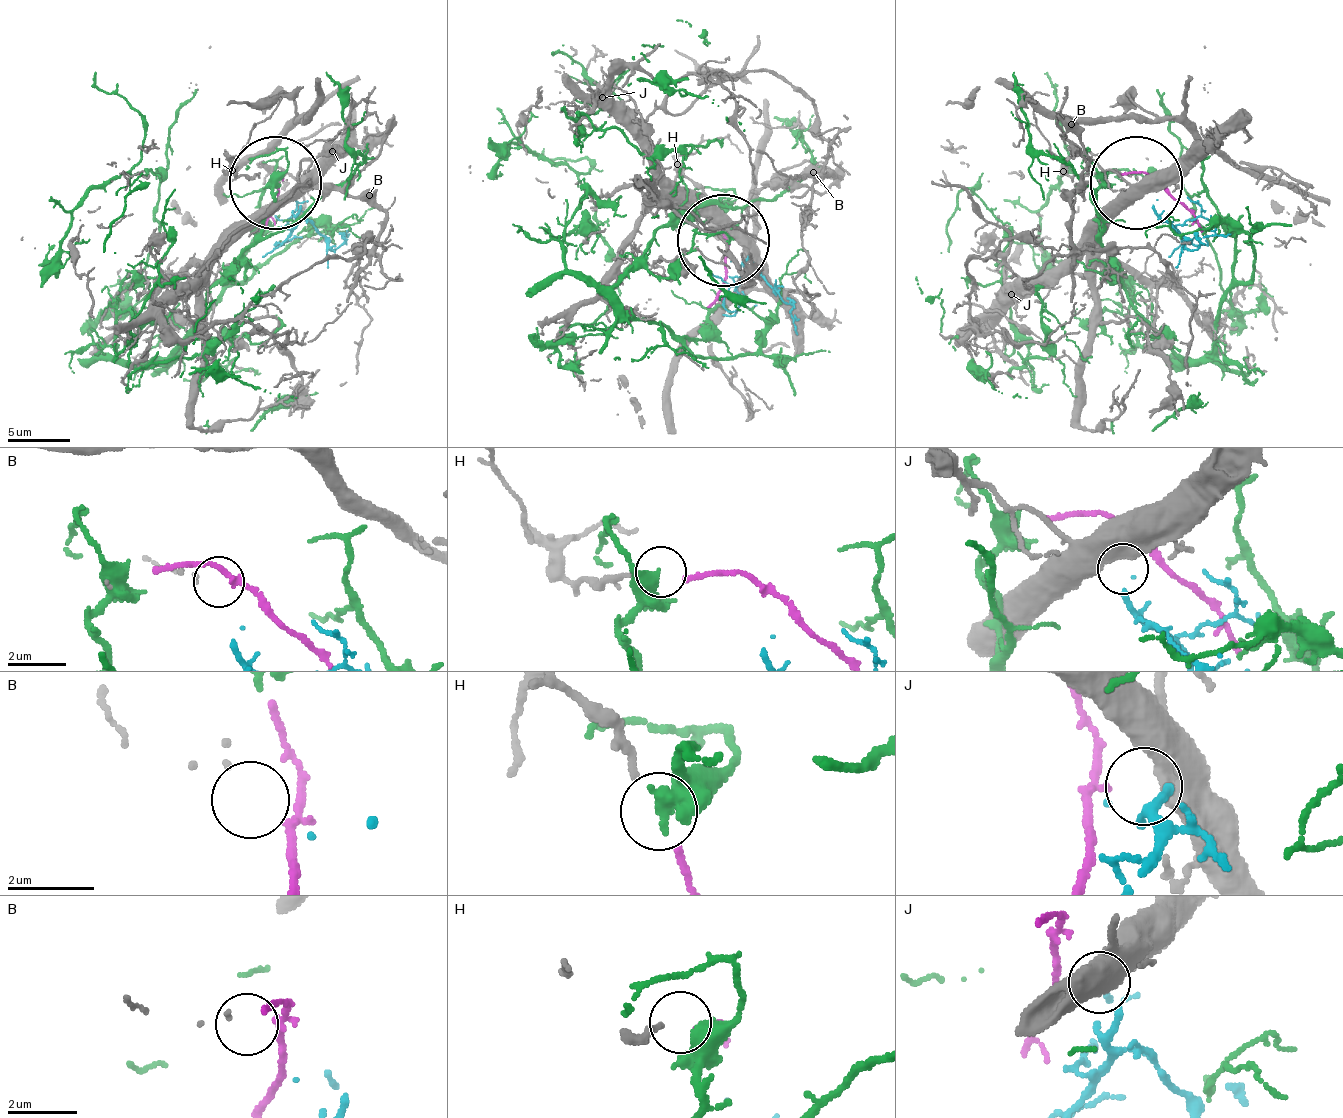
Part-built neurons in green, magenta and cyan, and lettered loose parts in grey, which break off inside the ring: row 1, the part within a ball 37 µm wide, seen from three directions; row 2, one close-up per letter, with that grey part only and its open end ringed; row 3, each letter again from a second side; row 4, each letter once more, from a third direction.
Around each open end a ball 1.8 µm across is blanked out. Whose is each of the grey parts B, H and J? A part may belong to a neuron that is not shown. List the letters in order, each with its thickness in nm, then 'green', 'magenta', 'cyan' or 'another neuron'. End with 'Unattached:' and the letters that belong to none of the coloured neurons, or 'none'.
B: 70 nm thick; another neuron
H: 150 nm thick; magenta
J: 650 nm thick; cyan
Unattached: B

